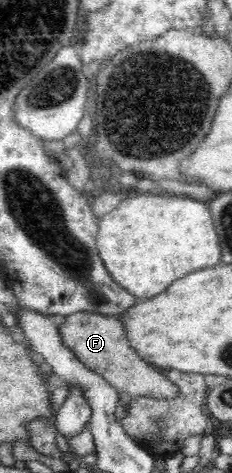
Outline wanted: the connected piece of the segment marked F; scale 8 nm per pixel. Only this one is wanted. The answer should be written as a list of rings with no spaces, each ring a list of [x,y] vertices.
[[[75,313],[66,316],[59,328],[63,343],[86,367],[104,377],[121,396],[148,396],[157,400],[172,400],[180,396],[180,389],[154,366],[146,363],[138,351],[132,349],[120,316],[94,313]]]

